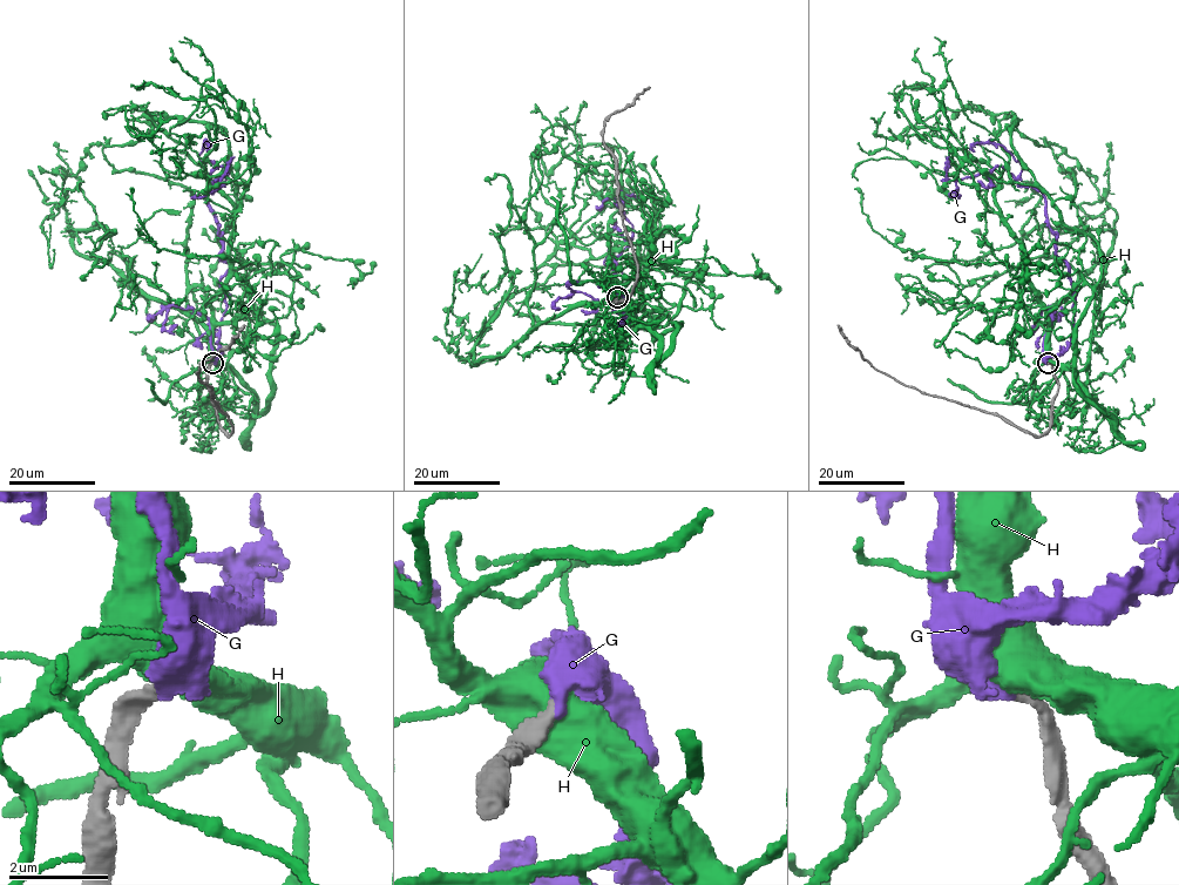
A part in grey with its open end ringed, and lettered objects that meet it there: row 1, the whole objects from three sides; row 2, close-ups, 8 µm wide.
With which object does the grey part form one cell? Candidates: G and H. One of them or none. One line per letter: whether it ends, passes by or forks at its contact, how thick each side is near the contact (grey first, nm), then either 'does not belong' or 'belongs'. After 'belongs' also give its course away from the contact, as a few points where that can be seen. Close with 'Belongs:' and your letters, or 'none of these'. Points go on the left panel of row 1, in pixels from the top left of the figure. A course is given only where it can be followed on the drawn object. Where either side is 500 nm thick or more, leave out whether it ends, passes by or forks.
G: it ends | 320/420 nm | belongs | via (212, 364), (229, 265), (208, 197), (210, 175), (228, 171), (207, 195), (190, 198)
H: 300/800 nm | does not belong
Belongs: G

